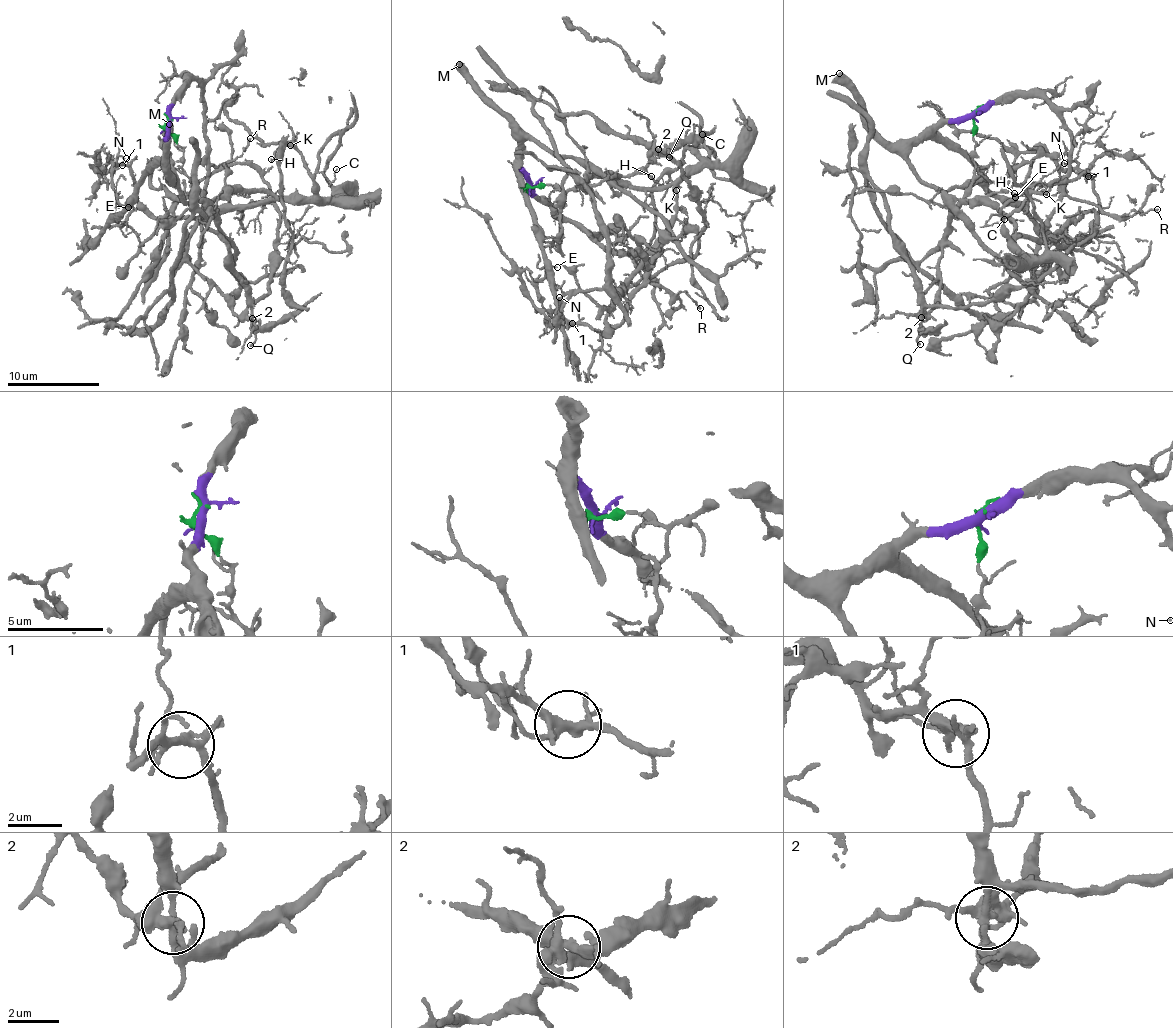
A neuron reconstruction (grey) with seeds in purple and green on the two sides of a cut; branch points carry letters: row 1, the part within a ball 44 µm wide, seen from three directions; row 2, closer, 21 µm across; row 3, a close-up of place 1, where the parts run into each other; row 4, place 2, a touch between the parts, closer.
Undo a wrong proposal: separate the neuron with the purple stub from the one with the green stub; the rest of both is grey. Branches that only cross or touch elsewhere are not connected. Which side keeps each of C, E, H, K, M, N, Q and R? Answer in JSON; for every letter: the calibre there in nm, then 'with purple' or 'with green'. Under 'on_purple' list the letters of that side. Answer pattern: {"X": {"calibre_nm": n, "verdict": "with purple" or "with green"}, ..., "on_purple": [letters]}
{"C": {"calibre_nm": 110, "verdict": "with green"}, "E": {"calibre_nm": 120, "verdict": "with purple"}, "H": {"calibre_nm": 120, "verdict": "with green"}, "K": {"calibre_nm": 150, "verdict": "with green"}, "M": {"calibre_nm": 600, "verdict": "with purple"}, "N": {"calibre_nm": 110, "verdict": "with green"}, "Q": {"calibre_nm": 140, "verdict": "with purple"}, "R": {"calibre_nm": 130, "verdict": "with purple"}, "on_purple": ["E", "M", "Q", "R"]}

